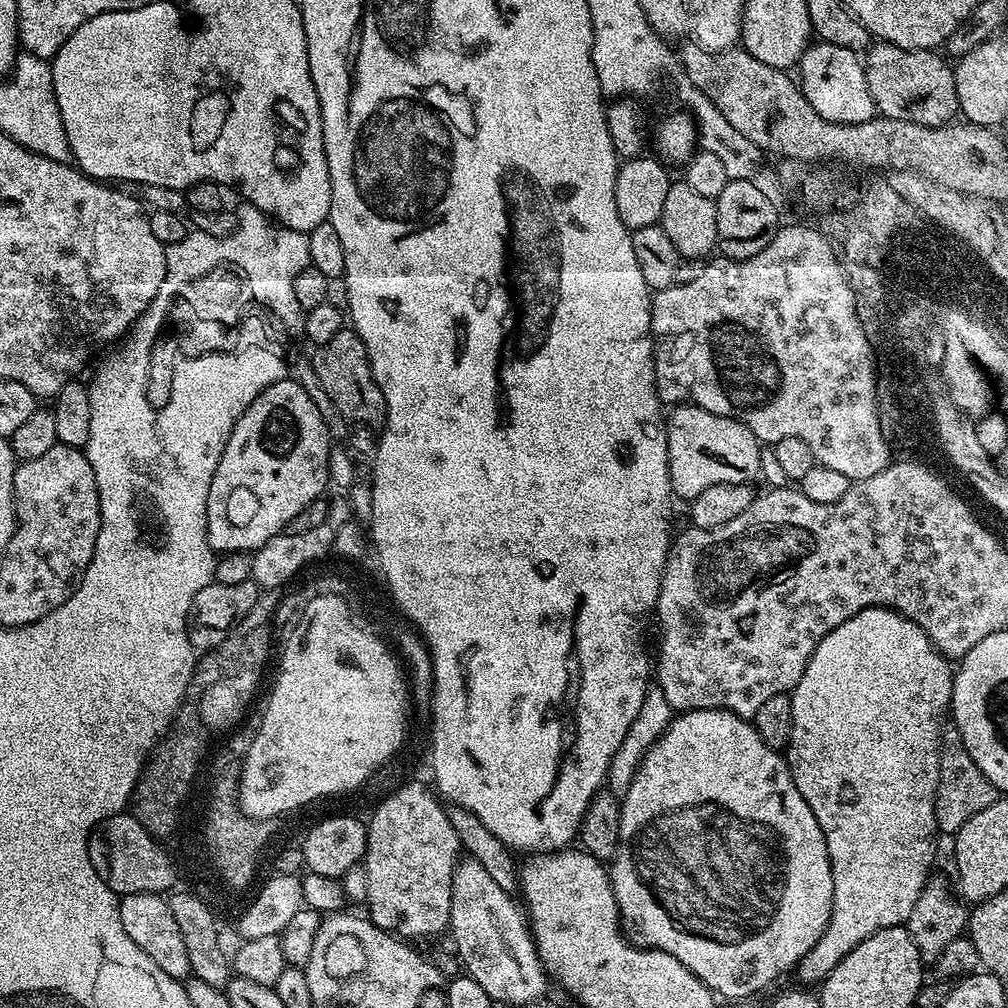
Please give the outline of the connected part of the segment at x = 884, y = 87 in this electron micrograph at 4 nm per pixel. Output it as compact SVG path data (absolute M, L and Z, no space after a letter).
M876 42L863 53L862 63L866 86L876 103L879 115L912 120L915 124L939 128L957 115L956 77L949 61L936 50L899 48L893 44Z

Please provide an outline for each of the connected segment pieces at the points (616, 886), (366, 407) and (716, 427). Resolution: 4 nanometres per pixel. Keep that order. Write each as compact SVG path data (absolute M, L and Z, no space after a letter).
M699 708L679 713L646 753L636 772L630 790L620 805L620 850L610 864L610 883L616 905L620 907L623 927L645 948L657 948L682 962L717 997L744 1000L772 984L783 972L797 967L800 959L824 936L832 913L834 878L826 838L814 810L806 806L806 798L798 794L787 759L777 749L766 746L758 738L758 730L745 717L725 712L722 708Z
M355 330L339 332L330 338L330 342L319 345L313 352L316 353L311 354L310 361L322 389L326 390L345 419L353 425L365 424L368 428L379 429L386 420L386 406L382 390L378 390L378 382L374 382L370 358L359 334Z
M677 404L667 413L668 469L673 493L691 502L702 490L723 484L751 485L759 477L762 455L761 441L741 420L710 414L696 404Z

